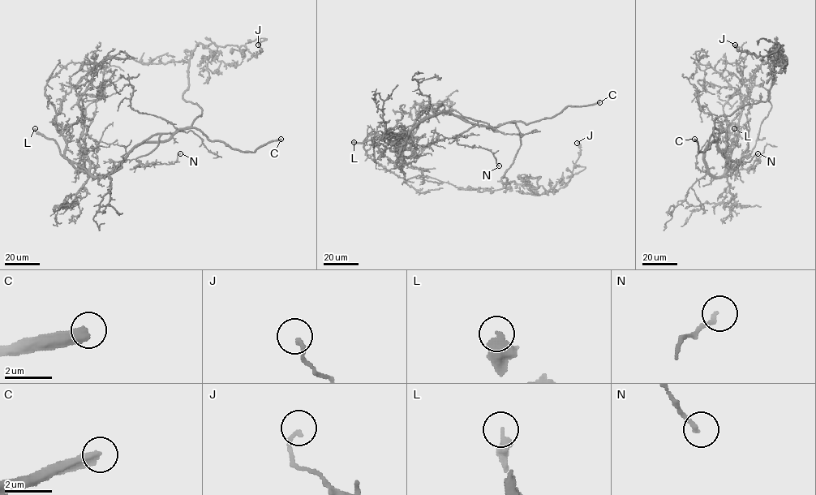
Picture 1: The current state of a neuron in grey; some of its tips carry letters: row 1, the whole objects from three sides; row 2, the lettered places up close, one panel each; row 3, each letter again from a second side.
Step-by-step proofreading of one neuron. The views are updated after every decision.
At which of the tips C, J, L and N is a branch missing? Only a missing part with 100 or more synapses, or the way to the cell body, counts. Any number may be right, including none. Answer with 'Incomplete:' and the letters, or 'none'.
Incomplete: C

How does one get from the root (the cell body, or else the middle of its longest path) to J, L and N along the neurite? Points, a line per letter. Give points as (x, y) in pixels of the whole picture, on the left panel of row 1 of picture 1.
J: (159, 141), (201, 115), (196, 104), (182, 98), (198, 44), (244, 45), (253, 56), (262, 51), (258, 45)
L: (159, 141), (141, 143), (111, 172), (93, 177), (64, 157), (54, 140), (38, 134), (35, 128)
N: (159, 141), (152, 151), (136, 159), (139, 162), (139, 166), (173, 163), (180, 153)

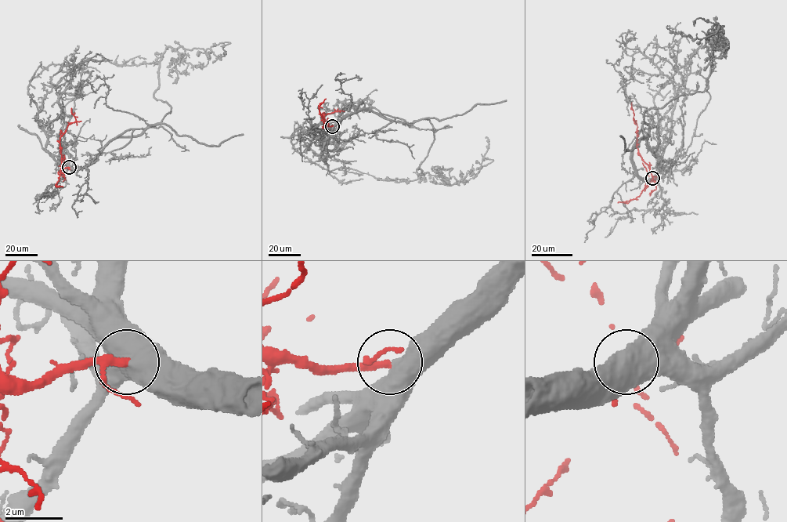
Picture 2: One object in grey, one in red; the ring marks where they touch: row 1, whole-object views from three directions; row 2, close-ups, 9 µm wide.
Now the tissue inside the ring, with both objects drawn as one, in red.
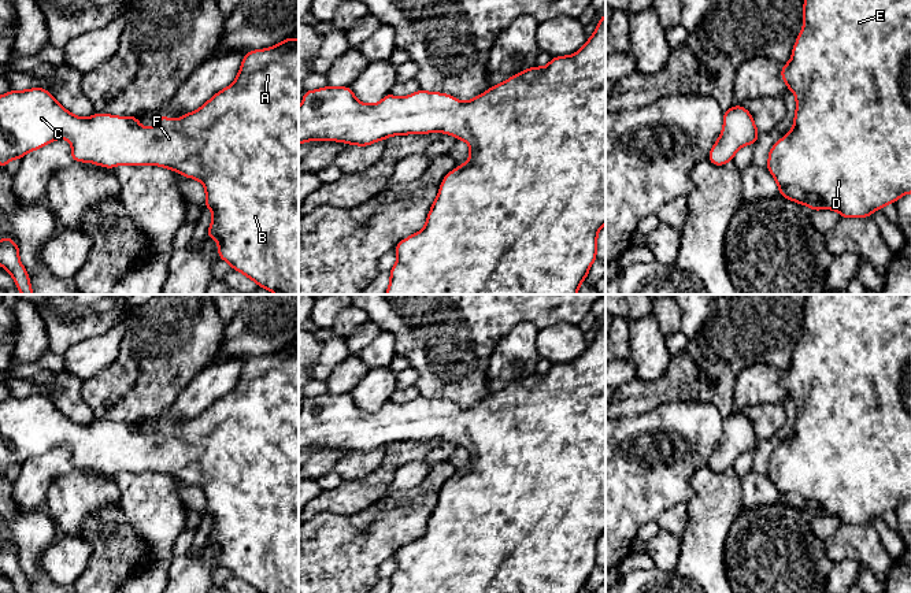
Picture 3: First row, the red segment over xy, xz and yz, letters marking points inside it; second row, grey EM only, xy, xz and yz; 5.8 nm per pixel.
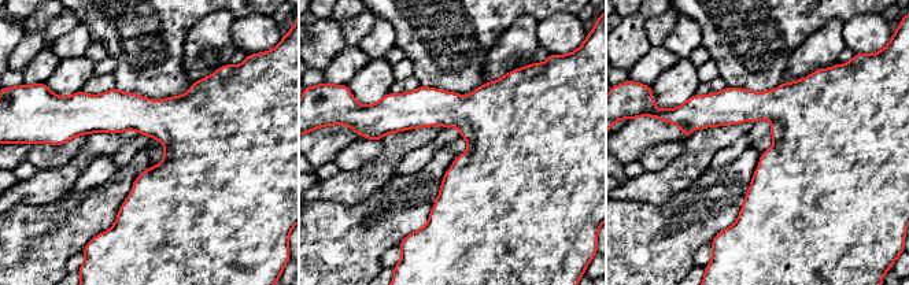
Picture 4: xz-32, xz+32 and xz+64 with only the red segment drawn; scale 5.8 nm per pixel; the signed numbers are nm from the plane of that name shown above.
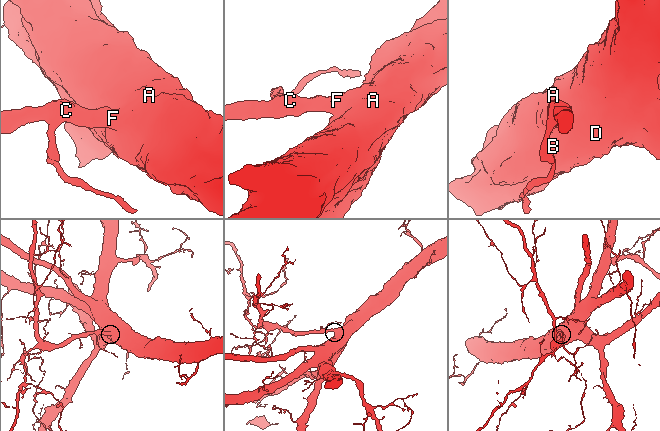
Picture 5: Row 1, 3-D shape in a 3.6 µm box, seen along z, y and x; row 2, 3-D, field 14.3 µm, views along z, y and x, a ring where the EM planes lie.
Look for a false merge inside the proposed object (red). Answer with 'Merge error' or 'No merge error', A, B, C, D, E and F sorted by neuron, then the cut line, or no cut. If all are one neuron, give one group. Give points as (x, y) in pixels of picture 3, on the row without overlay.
No merge error. Groups: A B C D E F. No split

